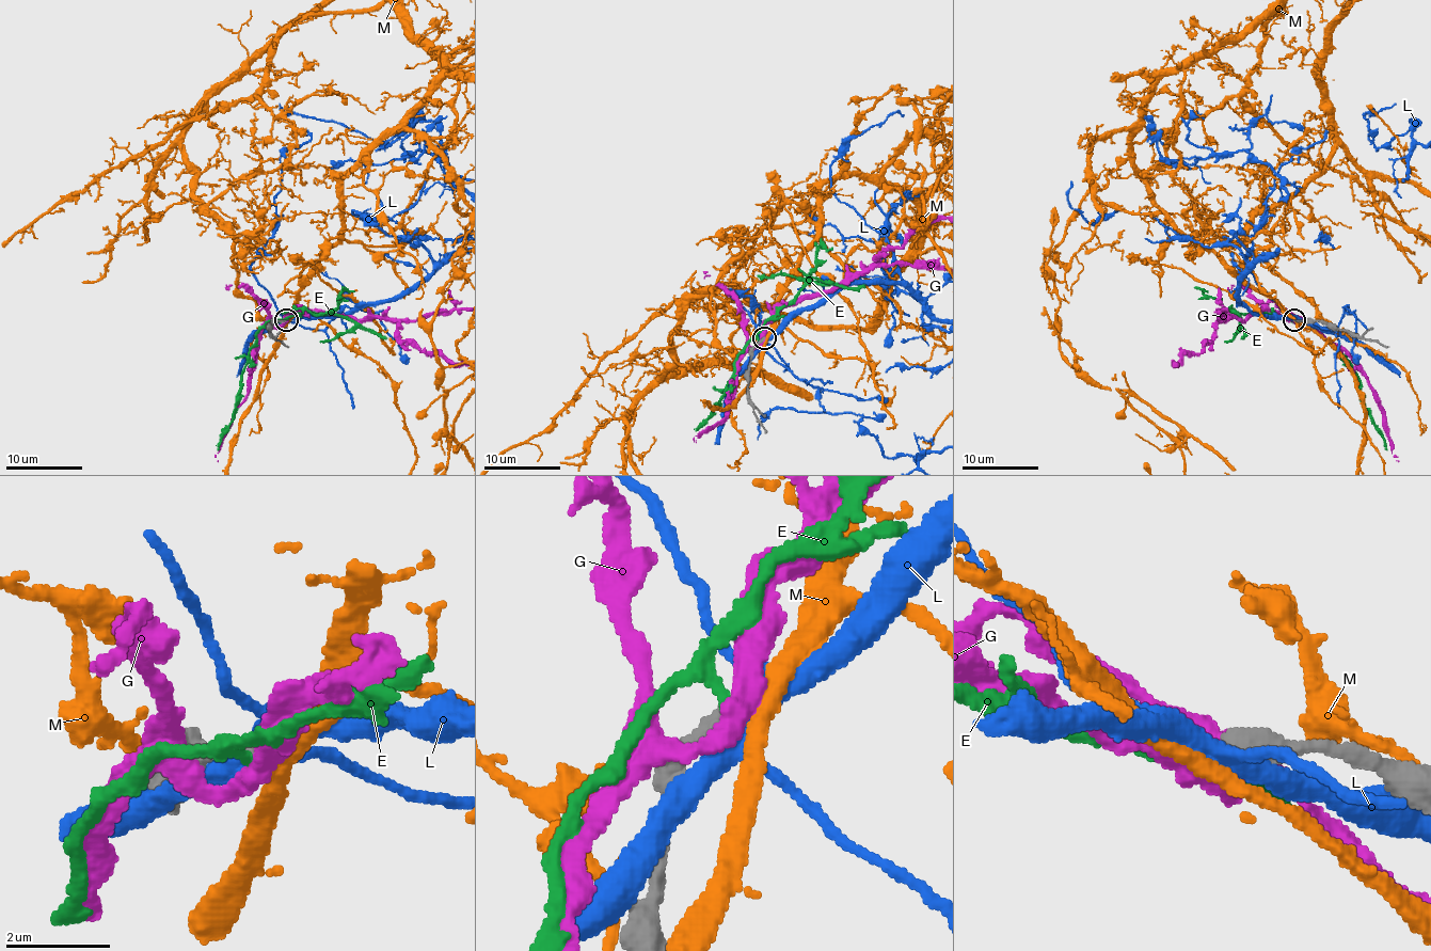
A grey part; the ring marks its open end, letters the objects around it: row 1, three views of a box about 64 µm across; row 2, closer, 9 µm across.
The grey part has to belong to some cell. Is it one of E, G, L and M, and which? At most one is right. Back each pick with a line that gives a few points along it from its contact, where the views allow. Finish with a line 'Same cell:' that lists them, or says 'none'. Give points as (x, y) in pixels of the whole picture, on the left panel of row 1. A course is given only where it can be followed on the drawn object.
Same cell: none

